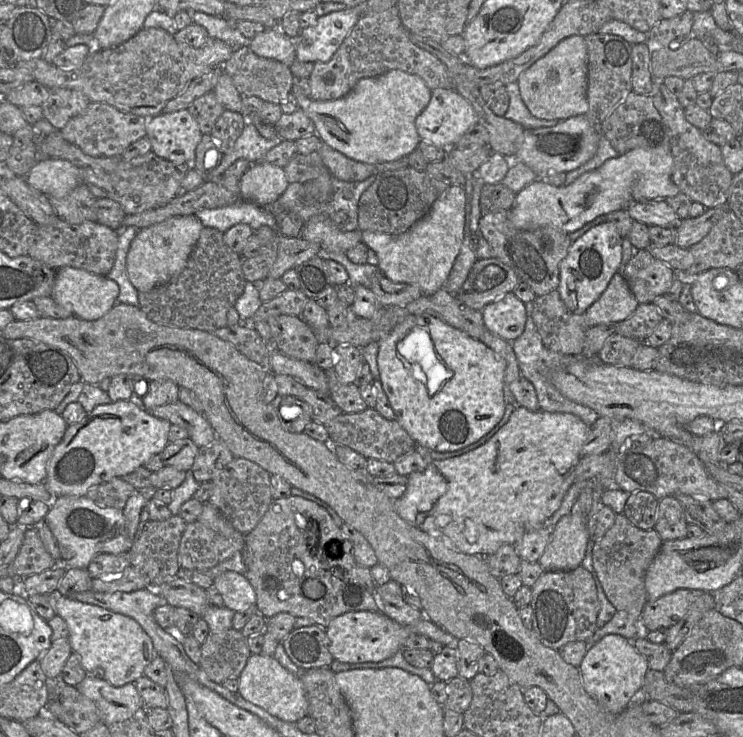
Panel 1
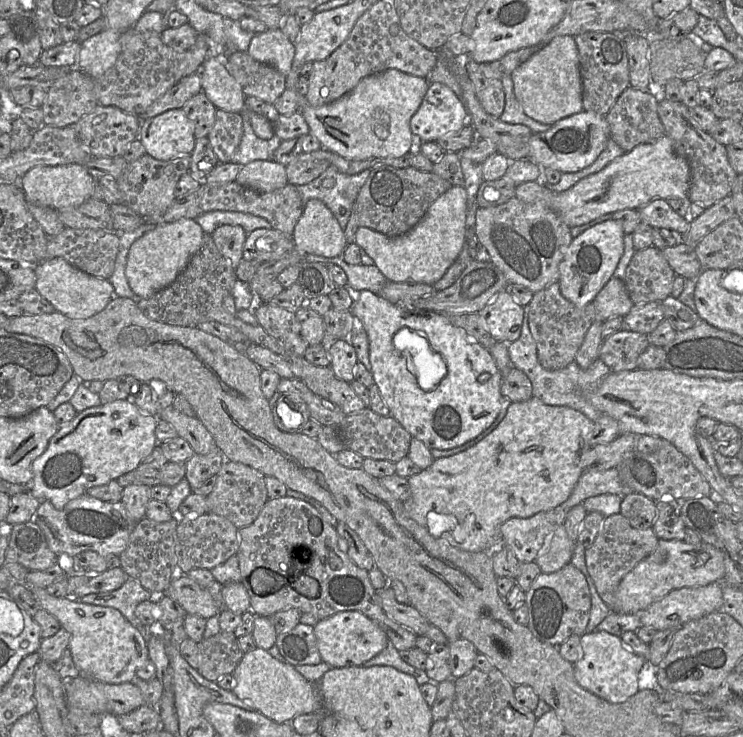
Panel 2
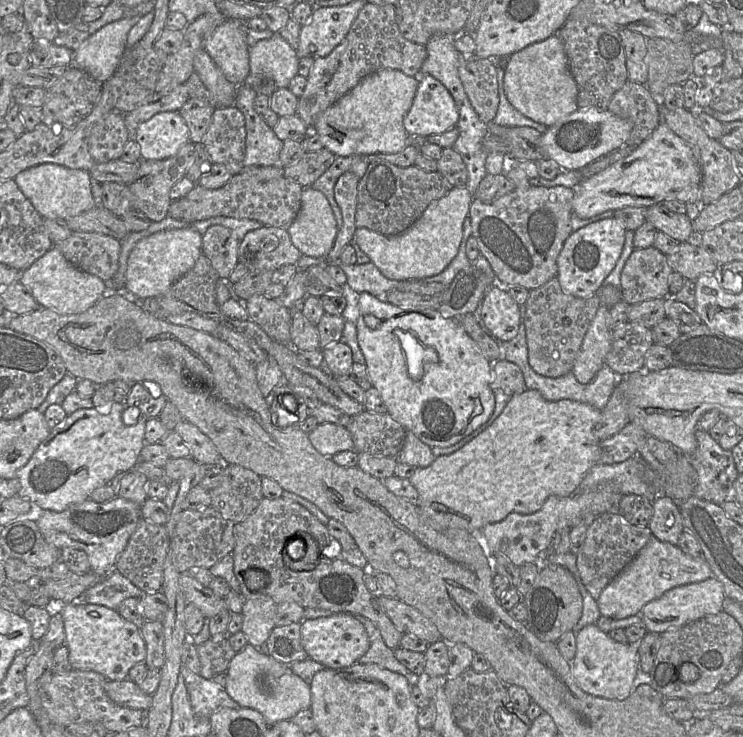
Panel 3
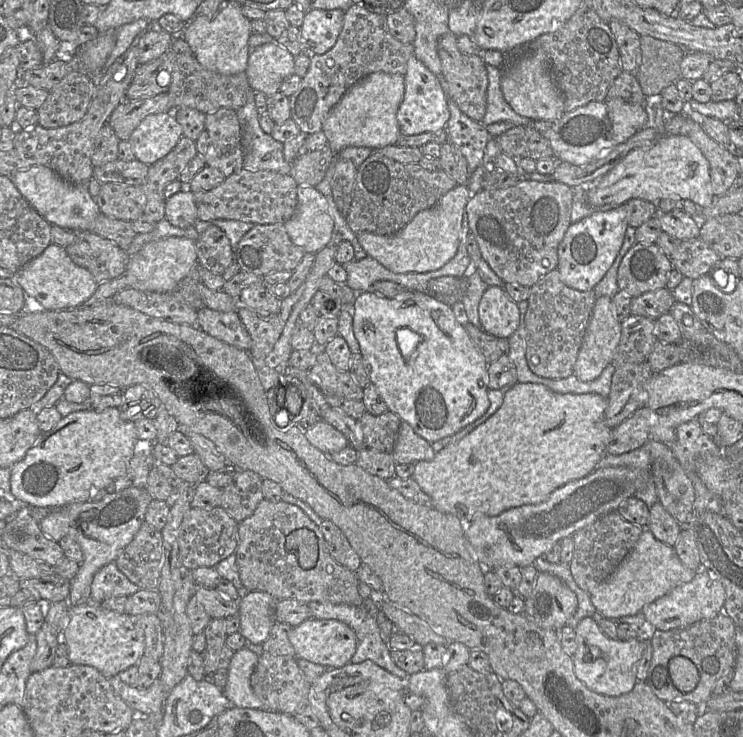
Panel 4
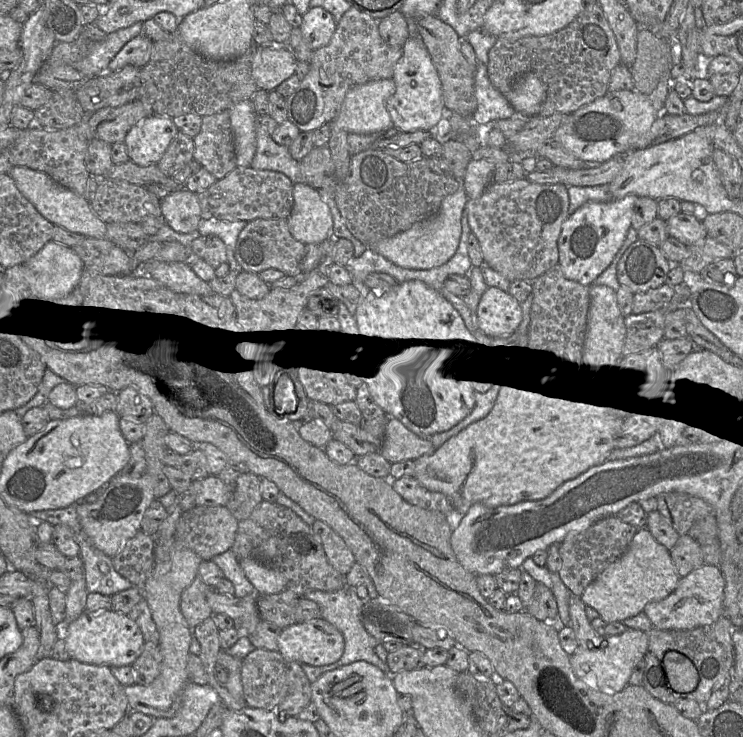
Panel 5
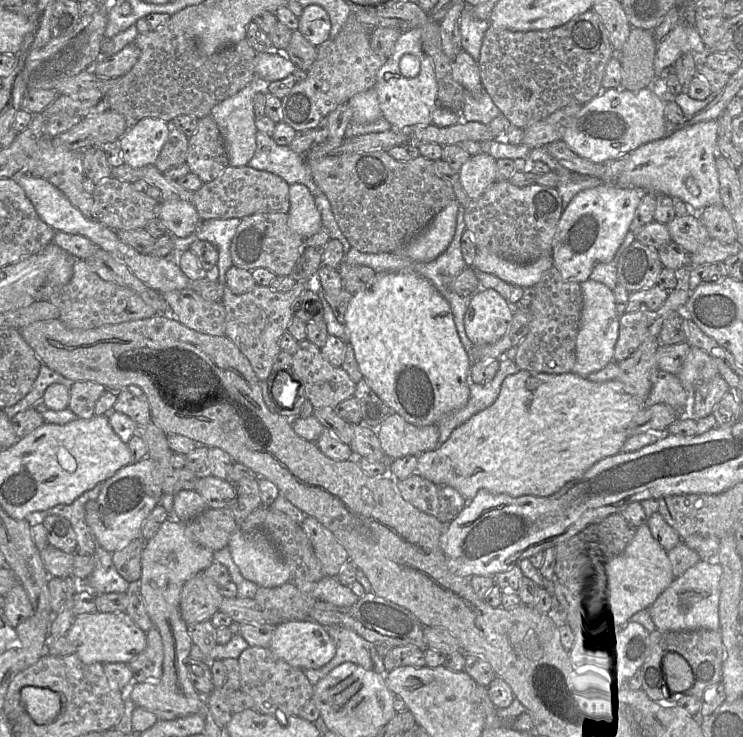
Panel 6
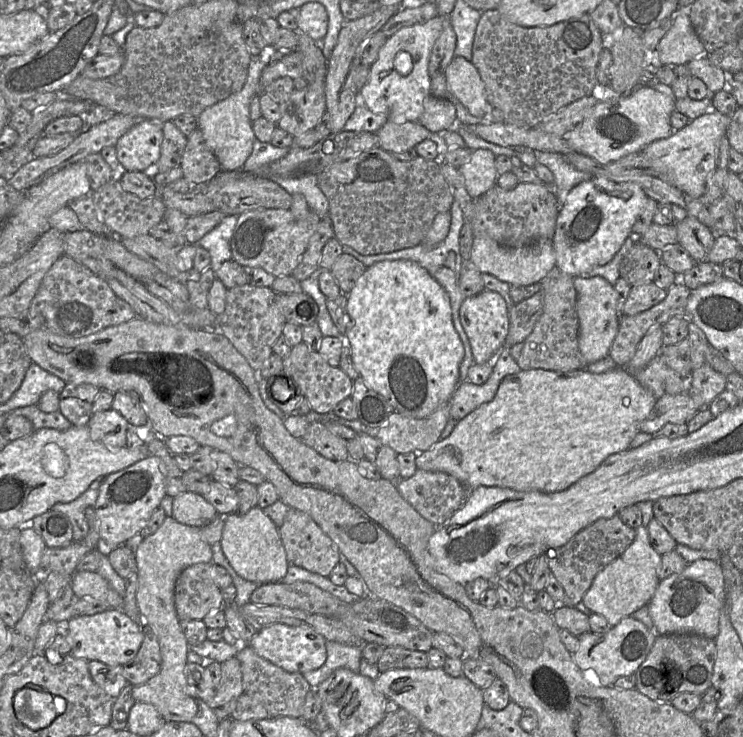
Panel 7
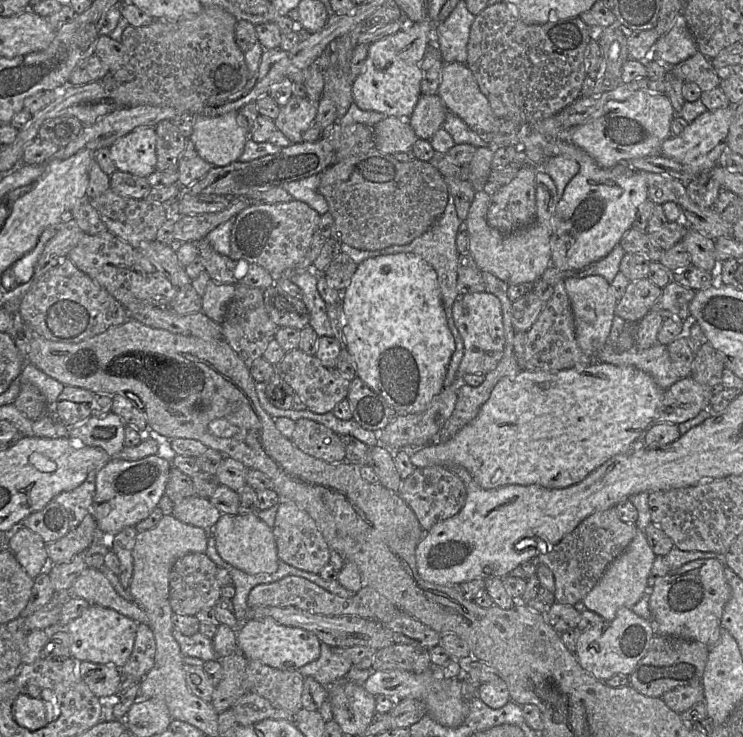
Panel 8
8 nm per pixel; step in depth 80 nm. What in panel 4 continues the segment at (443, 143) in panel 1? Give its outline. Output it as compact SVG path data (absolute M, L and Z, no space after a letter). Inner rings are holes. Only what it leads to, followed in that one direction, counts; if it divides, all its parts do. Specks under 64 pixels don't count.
M413 55L407 62L404 79L405 94L397 112L401 134L418 135L445 129L450 118L448 96L438 77Z

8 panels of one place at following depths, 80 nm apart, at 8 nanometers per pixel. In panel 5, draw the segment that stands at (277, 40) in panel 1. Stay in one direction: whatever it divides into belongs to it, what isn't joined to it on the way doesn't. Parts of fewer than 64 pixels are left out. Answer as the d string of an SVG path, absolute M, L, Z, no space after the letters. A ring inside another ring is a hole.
M283 44L255 47L252 76L258 88L267 92L274 91L295 73L295 69L296 60Z

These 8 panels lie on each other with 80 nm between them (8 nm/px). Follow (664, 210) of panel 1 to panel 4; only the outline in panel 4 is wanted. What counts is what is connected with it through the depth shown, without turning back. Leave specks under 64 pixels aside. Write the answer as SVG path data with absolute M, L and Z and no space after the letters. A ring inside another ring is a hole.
M683 210L670 212L656 211L655 216L663 232L681 240L697 239L700 235L702 211L690 216Z

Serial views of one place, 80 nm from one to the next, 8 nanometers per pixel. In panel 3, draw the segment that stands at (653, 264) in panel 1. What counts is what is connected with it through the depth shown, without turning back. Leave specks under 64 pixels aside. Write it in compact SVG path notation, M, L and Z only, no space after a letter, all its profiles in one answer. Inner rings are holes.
M654 246L636 248L621 272L622 298L629 305L669 295L673 272L667 256Z

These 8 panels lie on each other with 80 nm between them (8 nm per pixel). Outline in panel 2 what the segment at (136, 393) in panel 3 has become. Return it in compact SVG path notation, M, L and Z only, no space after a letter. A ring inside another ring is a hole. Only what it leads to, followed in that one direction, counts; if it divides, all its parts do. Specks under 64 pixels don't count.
M153 379L145 381L139 393L130 397L143 413L158 416L163 409L172 405L175 395L165 382Z

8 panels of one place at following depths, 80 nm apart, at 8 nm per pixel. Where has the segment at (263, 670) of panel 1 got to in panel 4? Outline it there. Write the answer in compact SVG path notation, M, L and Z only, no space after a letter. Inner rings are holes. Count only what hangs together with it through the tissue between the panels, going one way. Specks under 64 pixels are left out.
M244 647L234 651L228 668L228 679L223 688L225 696L233 706L239 708L262 708L250 684L251 675L257 665L259 655Z

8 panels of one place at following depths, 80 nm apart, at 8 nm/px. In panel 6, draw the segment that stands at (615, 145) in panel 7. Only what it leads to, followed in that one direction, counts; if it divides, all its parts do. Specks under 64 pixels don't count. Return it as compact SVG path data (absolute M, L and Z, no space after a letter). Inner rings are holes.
M609 89L581 107L567 126L562 141L577 155L601 164L640 146L666 137L665 100L651 89Z

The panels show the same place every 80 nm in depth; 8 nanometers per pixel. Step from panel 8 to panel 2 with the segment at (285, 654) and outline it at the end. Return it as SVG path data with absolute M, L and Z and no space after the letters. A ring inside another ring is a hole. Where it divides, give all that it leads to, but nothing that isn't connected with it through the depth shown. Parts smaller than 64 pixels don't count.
M342 611L318 621L314 626L322 662L333 668L361 666L380 653L389 643L385 631L359 611Z

